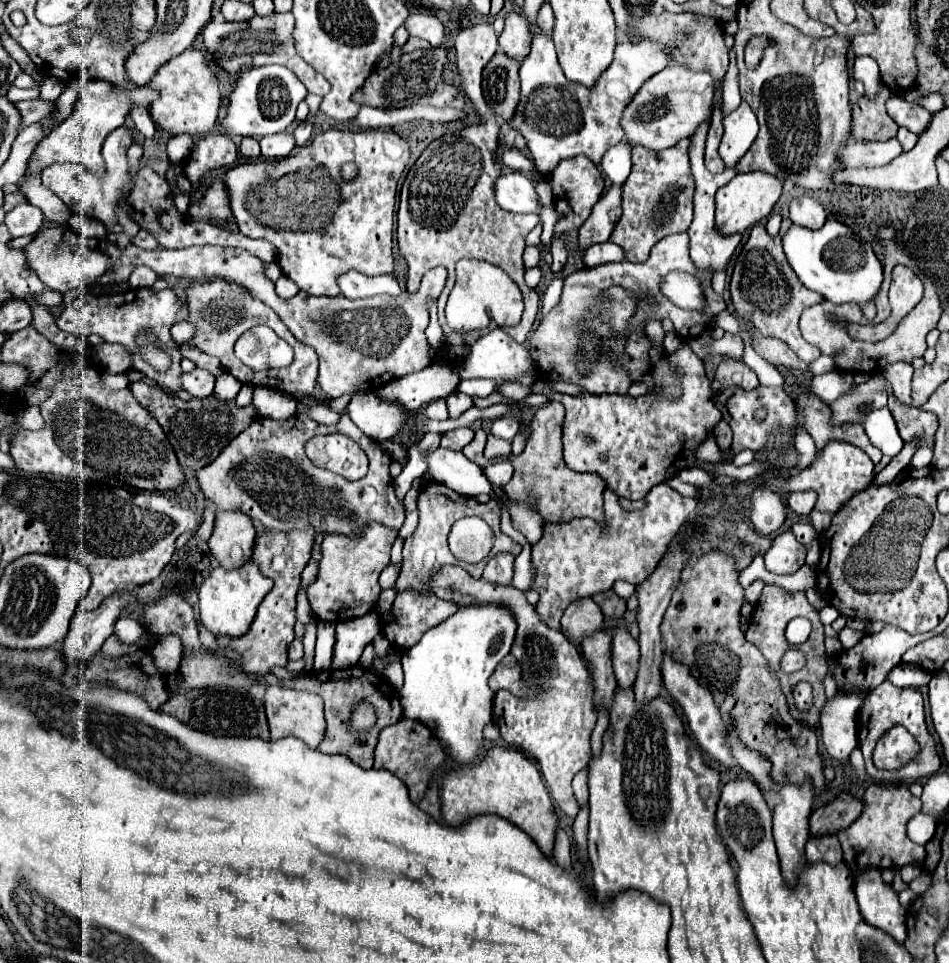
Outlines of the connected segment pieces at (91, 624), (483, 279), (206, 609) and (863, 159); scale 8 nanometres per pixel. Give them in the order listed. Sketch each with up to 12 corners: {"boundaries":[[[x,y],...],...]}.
{"boundaries":[[[116,593],[96,611],[75,613],[62,659],[86,667],[112,635],[132,593]],[[456,265],[456,331],[518,325],[522,293],[496,265]],[[254,561],[214,569],[200,587],[200,623],[248,633],[272,589]],[[898,139],[848,141],[840,167],[882,167],[902,153]]]}

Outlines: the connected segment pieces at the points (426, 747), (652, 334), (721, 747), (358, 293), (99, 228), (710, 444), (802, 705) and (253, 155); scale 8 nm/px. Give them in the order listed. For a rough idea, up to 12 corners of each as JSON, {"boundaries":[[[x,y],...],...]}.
{"boundaries":[[[402,717],[378,737],[374,767],[418,803],[444,763],[436,735]],[[648,320],[645,332],[662,349],[665,332],[659,320]],[[664,651],[664,689],[682,707],[698,747],[740,771],[712,693]],[[346,271],[338,287],[350,299],[402,293],[392,273]],[[72,215],[68,225],[85,238],[106,239],[108,229],[84,215]],[[708,433],[700,449],[696,449],[696,463],[718,463],[724,453]],[[800,683],[794,689],[798,709],[812,705],[812,687]],[[252,137],[242,139],[238,151],[248,159],[260,157],[260,145]]]}

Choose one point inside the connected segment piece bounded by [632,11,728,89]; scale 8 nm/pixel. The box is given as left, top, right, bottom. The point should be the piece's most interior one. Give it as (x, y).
(696, 42)

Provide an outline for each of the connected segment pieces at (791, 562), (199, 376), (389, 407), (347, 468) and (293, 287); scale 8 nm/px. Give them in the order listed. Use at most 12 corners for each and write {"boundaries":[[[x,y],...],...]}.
{"boundaries":[[[792,531],[774,537],[764,555],[766,569],[778,575],[804,565],[806,547]],[[196,367],[182,373],[182,389],[192,397],[210,397],[216,377]],[[354,393],[346,409],[376,441],[396,437],[408,419],[400,405]],[[346,435],[312,437],[308,457],[351,481],[368,472],[366,453]],[[286,275],[276,281],[282,299],[294,297],[300,287]]]}

